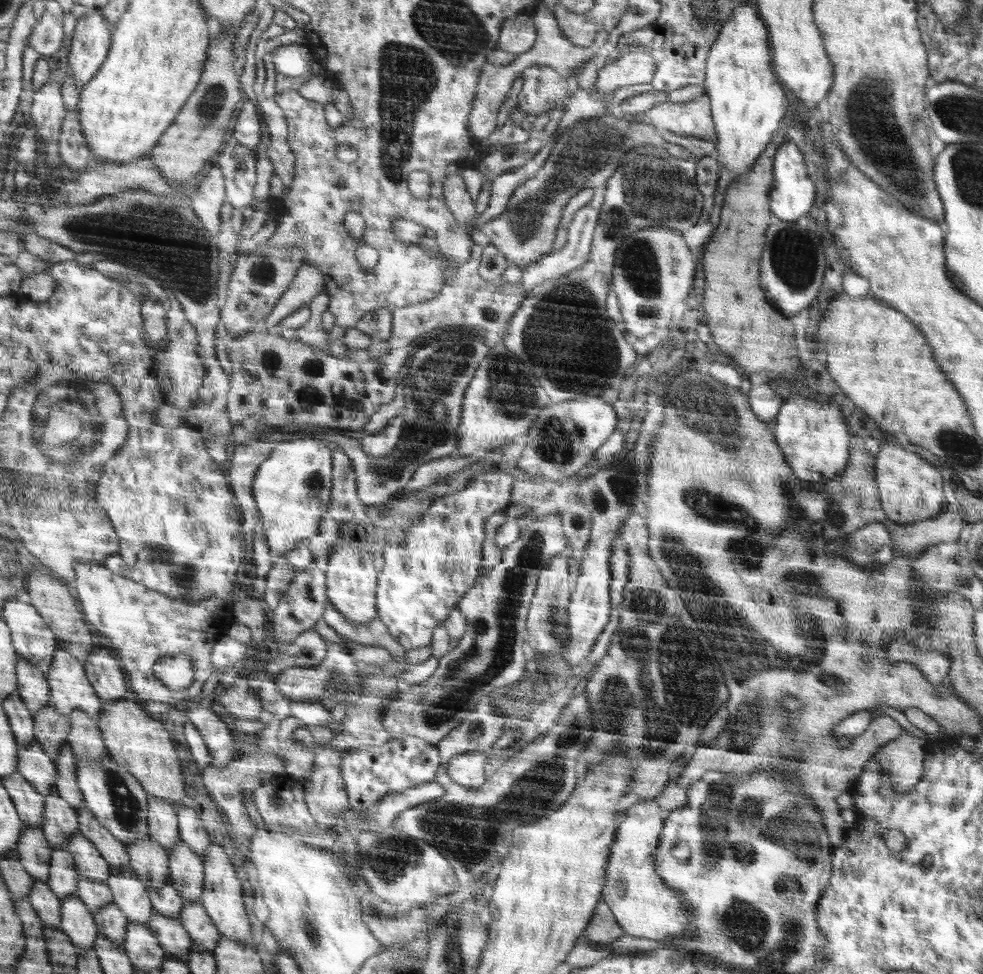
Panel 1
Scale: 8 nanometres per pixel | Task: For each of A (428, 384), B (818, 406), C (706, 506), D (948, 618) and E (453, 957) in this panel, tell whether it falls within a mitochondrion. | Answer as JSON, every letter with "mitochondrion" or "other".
{"A":"mitochondrion","B":"other","C":"mitochondrion","D":"other","E":"mitochondrion"}

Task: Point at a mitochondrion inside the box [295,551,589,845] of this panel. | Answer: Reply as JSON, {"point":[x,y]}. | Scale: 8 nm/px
{"point":[334,679]}

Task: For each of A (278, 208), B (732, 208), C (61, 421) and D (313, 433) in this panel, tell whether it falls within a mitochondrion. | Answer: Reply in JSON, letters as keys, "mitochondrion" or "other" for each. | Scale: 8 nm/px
{"A":"other","B":"other","C":"mitochondrion","D":"other"}

